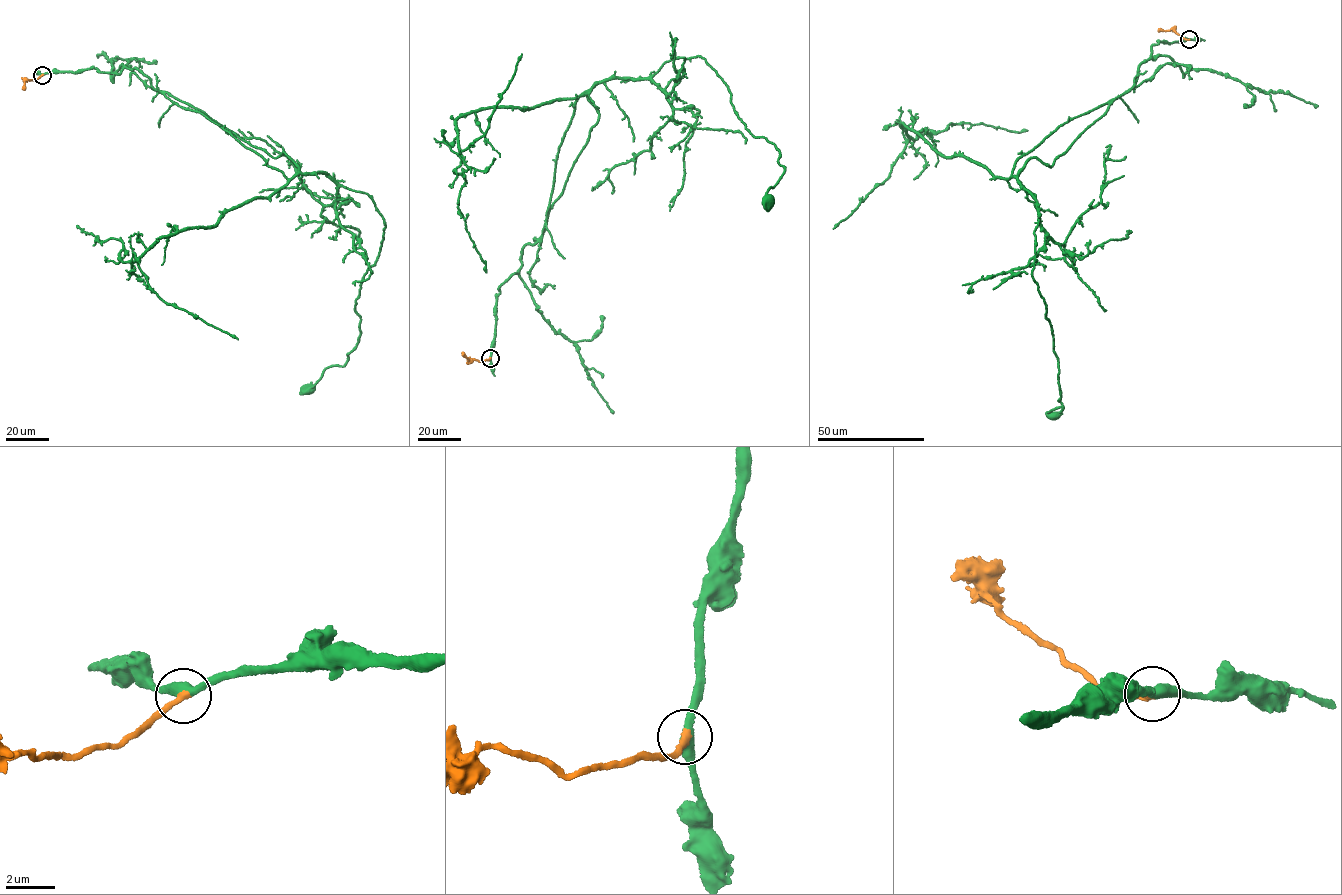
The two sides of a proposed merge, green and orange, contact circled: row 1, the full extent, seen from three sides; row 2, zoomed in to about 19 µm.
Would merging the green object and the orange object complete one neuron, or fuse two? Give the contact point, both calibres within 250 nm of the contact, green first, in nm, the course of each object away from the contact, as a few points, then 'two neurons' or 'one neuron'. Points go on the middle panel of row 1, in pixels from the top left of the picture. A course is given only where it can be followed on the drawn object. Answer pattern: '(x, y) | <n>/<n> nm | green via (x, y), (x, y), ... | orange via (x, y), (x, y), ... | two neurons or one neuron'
(490, 358) | 400/280 nm | green via (490, 358), (499, 286), (542, 235), (562, 138), (597, 83), (702, 58), (746, 128), (779, 151), (769, 201) | orange via (490, 358), (469, 360), (462, 352) | one neuron

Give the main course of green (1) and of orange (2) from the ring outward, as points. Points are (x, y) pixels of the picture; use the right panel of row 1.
1: (1189, 39), (1152, 45), (1131, 88), (1015, 162), (1039, 210), (1054, 415)
2: (1189, 39), (1172, 29), (1158, 30)

